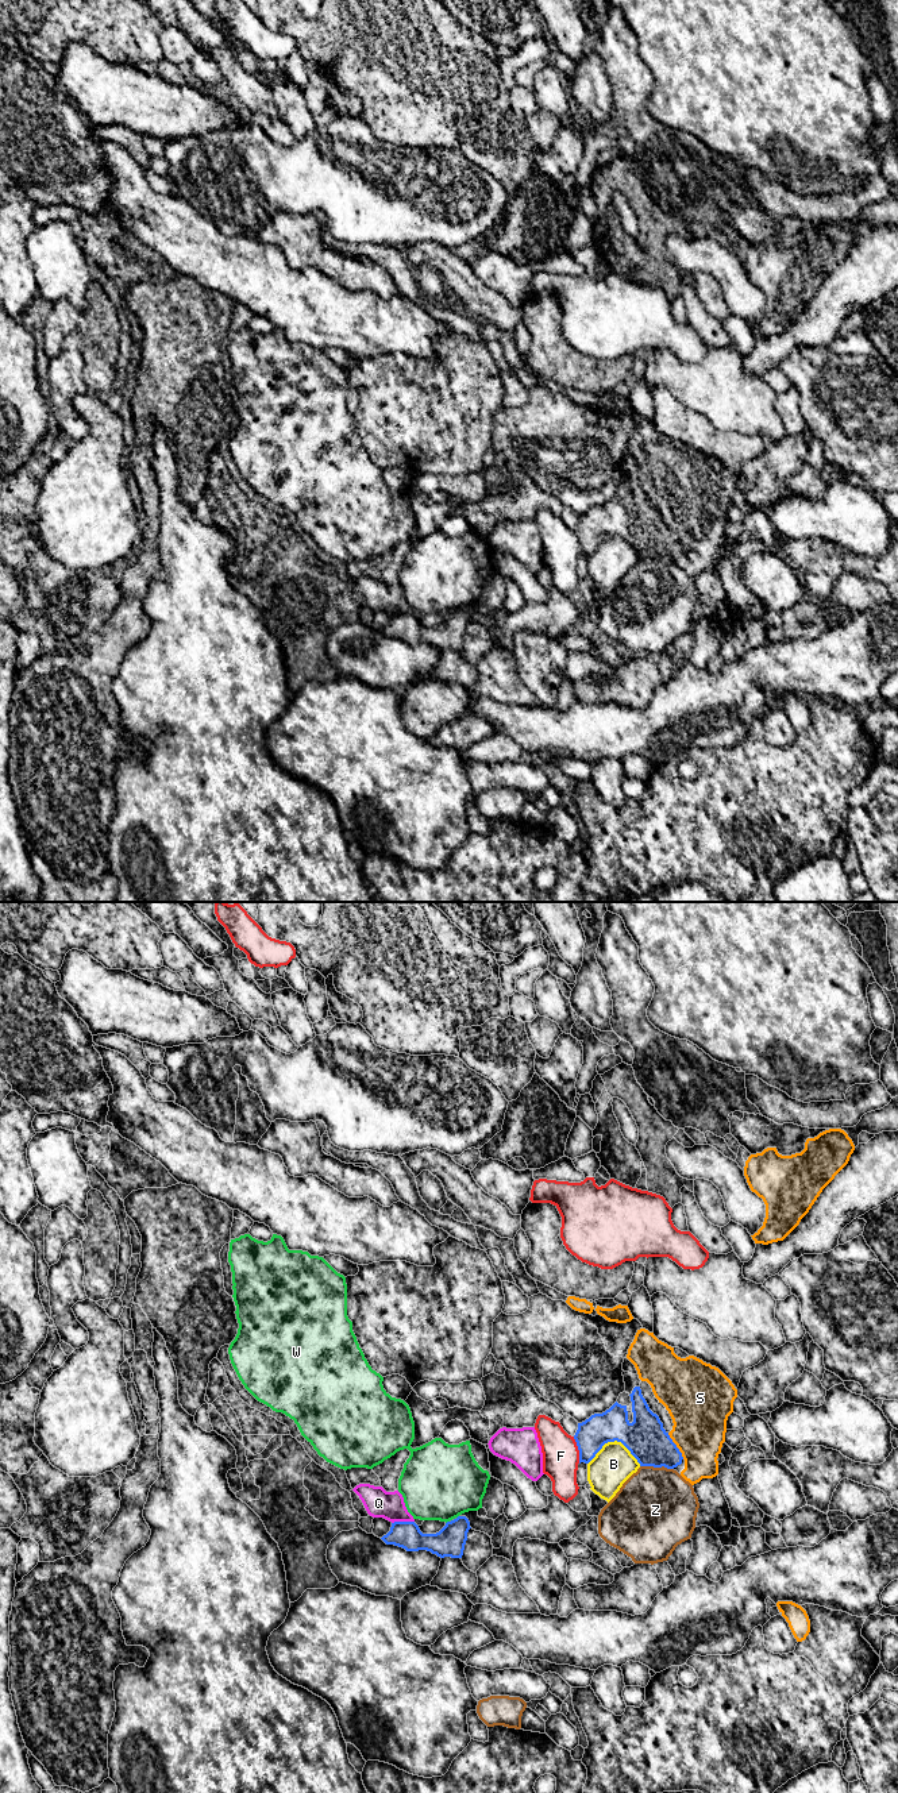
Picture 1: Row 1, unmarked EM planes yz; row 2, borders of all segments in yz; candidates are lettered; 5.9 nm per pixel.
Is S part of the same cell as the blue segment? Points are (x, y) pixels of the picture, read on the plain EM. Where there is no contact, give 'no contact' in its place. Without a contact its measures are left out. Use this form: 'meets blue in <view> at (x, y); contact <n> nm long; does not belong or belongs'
meets blue in yz at (675, 539); contact 190 nm long; belongs

